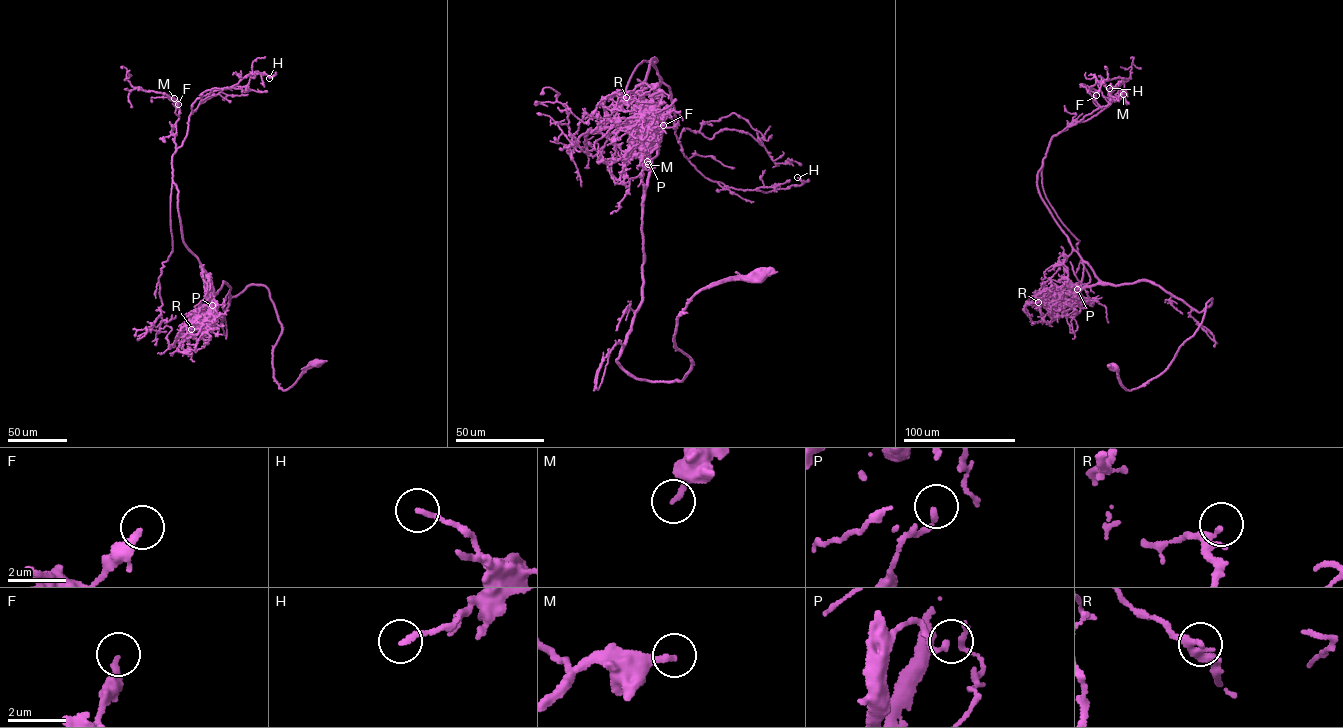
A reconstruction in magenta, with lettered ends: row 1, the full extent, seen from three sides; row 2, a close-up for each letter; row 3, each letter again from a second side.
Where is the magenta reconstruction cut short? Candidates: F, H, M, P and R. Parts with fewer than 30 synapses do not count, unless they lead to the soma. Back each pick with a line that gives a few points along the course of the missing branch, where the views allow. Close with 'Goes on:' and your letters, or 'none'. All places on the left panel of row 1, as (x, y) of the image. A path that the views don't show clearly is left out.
M: missing branch runs (174, 98), (153, 100), (144, 91), (131, 91)
Goes on: M

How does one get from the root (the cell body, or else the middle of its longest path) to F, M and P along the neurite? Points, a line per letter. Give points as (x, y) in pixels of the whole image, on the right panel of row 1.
F: (1114, 367), (1128, 390), (1158, 376), (1212, 299), (1103, 283), (1041, 197), (1050, 141), (1096, 95)
M: (1114, 367), (1128, 390), (1158, 376), (1212, 299), (1103, 283), (1040, 195), (1051, 138), (1123, 94)
P: (1114, 367), (1128, 390), (1158, 376), (1198, 329), (1212, 299), (1199, 312), (1146, 281), (1077, 289)

